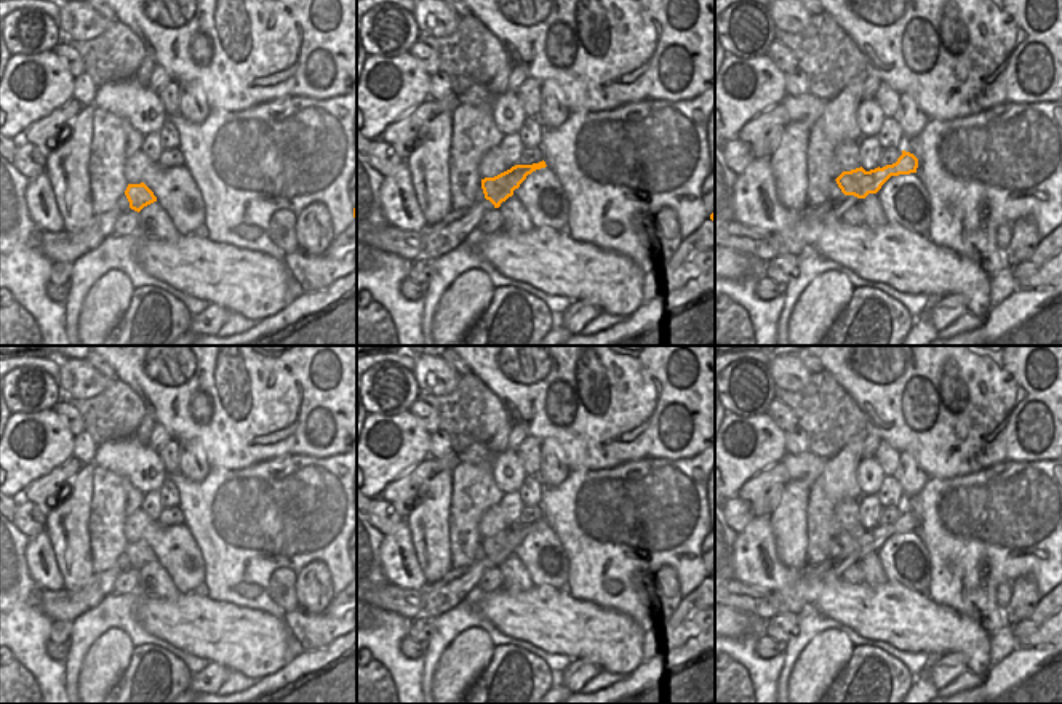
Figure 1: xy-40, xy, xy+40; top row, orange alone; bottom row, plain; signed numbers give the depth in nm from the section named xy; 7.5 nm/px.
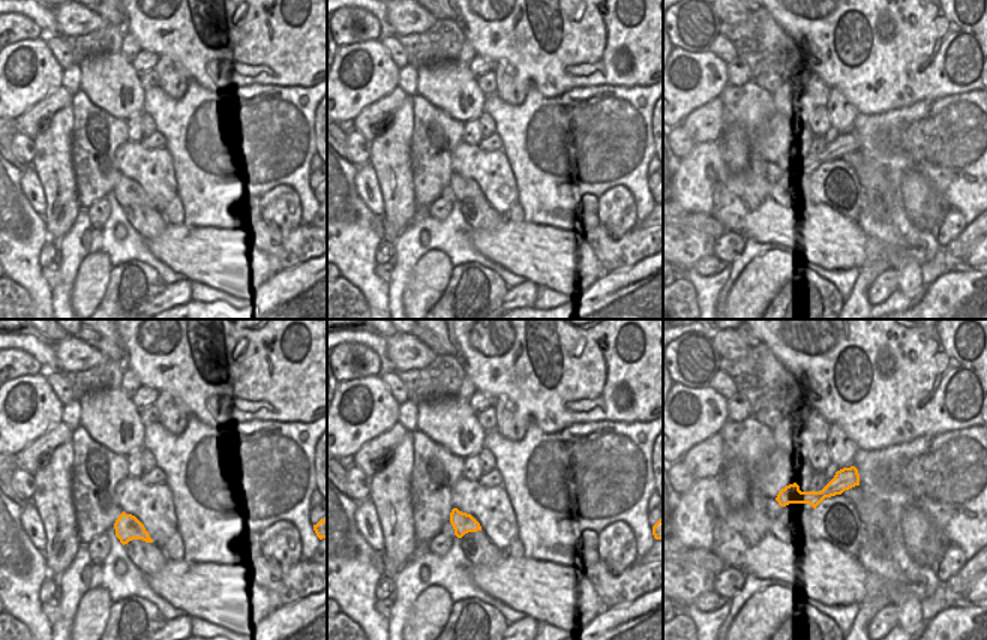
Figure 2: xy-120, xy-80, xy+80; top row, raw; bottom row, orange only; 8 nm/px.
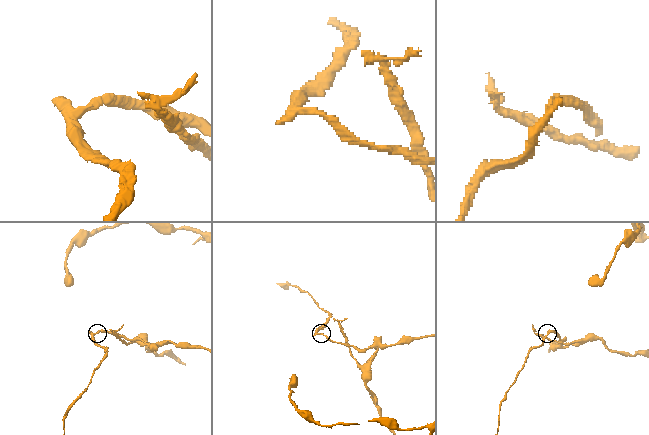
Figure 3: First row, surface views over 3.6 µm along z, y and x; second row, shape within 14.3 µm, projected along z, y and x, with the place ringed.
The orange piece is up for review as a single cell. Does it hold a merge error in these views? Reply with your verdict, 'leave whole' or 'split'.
split

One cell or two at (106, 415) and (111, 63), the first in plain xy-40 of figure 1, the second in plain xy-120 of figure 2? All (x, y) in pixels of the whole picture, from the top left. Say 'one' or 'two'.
two

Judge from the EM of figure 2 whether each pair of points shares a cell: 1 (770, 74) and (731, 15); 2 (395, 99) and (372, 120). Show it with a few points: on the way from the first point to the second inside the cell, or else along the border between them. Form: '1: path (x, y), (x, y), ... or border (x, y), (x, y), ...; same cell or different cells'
1: border (747, 15), (735, 23), (722, 23); different cells
2: path (389, 104), (378, 114); same cell

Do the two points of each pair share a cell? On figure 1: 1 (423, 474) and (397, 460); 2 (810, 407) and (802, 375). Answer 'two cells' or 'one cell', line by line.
1: two cells
2: two cells

